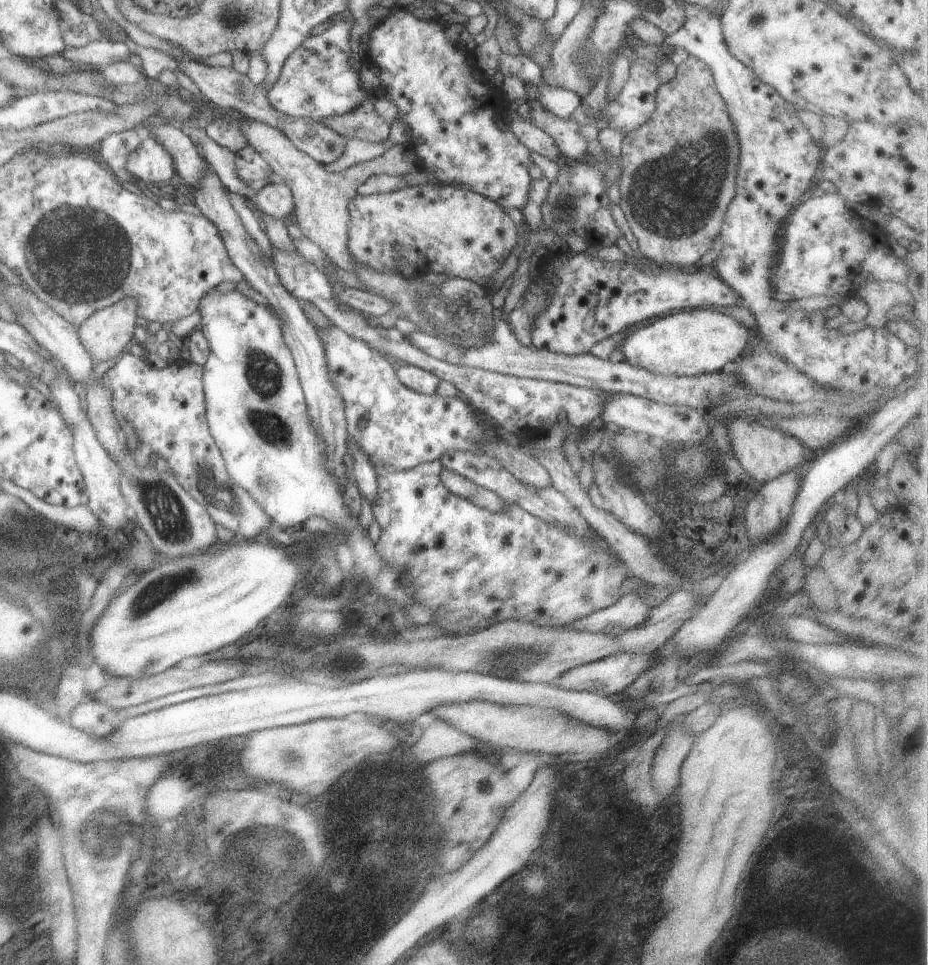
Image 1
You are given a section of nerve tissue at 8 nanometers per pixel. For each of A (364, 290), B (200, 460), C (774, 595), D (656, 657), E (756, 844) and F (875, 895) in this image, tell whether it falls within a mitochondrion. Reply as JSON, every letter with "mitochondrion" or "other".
{"A":"other","B":"mitochondrion","C":"other","D":"other","E":"other","F":"mitochondrion"}

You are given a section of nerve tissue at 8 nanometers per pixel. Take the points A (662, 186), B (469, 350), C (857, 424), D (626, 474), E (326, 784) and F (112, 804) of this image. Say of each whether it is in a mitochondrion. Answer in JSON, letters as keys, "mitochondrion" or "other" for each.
{"A":"mitochondrion","B":"mitochondrion","C":"other","D":"other","E":"mitochondrion","F":"mitochondrion"}

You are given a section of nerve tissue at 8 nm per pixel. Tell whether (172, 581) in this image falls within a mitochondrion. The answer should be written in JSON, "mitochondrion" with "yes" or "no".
{"mitochondrion":"yes"}

